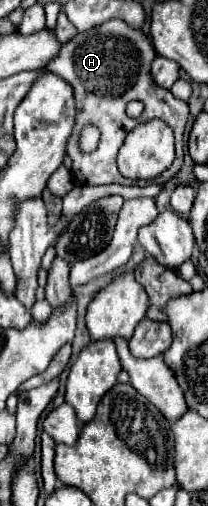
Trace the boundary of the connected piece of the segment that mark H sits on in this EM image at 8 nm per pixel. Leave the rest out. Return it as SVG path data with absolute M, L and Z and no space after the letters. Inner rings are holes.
M111 19L101 25L91 27L85 33L77 33L67 43L61 45L57 57L47 63L45 69L51 73L61 75L75 93L75 127L67 141L67 155L73 159L71 175L77 185L93 187L93 185L107 185L107 183L121 183L121 185L149 185L149 183L167 183L183 165L183 131L189 117L189 107L185 101L177 101L169 89L159 87L149 69L143 69L143 61L155 59L155 49L151 45L151 39L143 33L143 29L133 29L121 19ZM129 101L141 101L145 105L143 113L137 119L127 117L125 107ZM145 117L161 117L165 123L175 131L175 161L173 165L157 175L155 179L147 181L129 181L121 177L117 169L117 149L121 147L121 141L125 139L125 133L145 121ZM87 123L95 123L101 129L101 141L99 147L93 153L81 153L79 151L79 133L81 127Z

